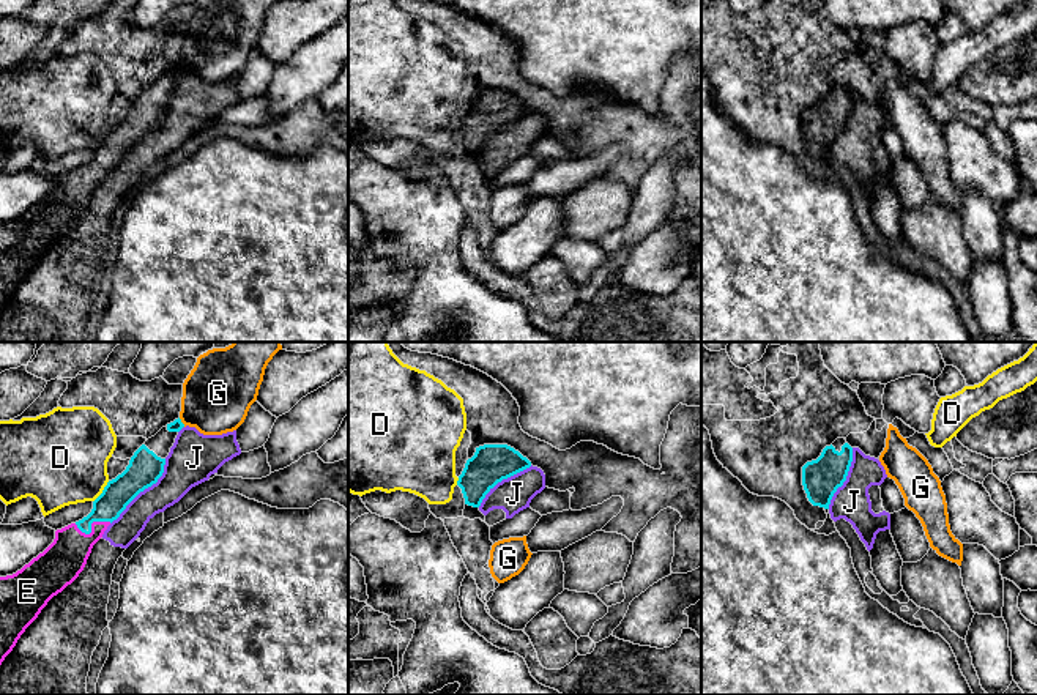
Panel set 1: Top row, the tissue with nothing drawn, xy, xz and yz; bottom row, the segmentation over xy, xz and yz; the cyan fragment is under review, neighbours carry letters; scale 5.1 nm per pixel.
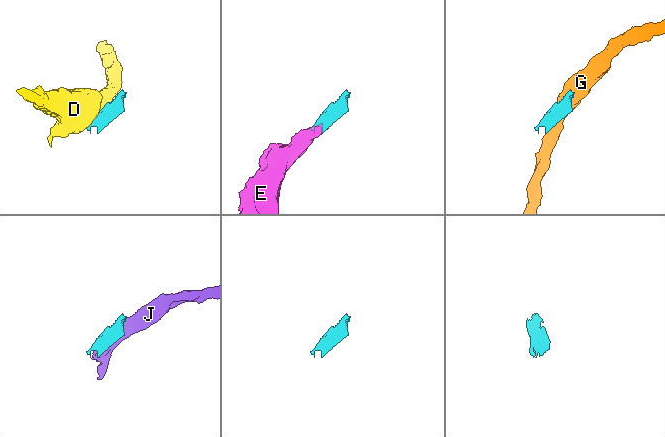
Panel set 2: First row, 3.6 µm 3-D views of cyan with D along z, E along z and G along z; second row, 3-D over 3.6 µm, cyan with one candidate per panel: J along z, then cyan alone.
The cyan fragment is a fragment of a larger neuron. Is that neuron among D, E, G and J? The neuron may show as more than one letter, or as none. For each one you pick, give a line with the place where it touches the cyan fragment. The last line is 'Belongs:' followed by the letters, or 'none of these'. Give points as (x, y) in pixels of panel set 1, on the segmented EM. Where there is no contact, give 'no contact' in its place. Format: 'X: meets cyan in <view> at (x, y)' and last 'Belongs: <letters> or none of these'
E: meets cyan in xy at (90, 527)
Belongs: E

